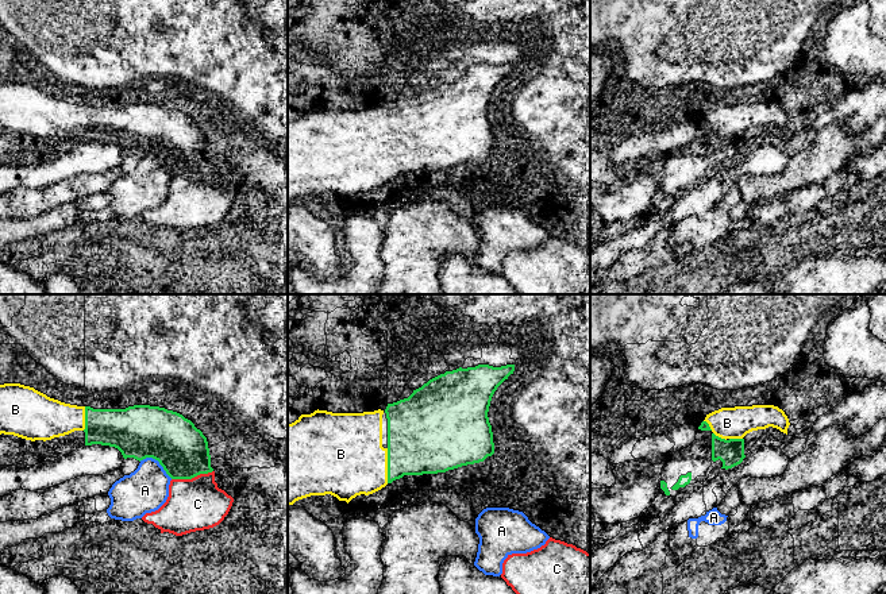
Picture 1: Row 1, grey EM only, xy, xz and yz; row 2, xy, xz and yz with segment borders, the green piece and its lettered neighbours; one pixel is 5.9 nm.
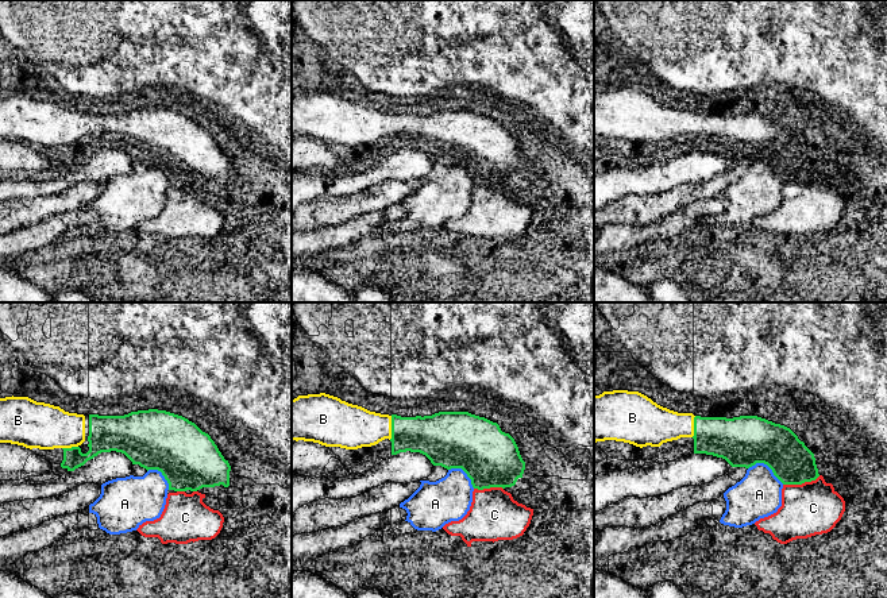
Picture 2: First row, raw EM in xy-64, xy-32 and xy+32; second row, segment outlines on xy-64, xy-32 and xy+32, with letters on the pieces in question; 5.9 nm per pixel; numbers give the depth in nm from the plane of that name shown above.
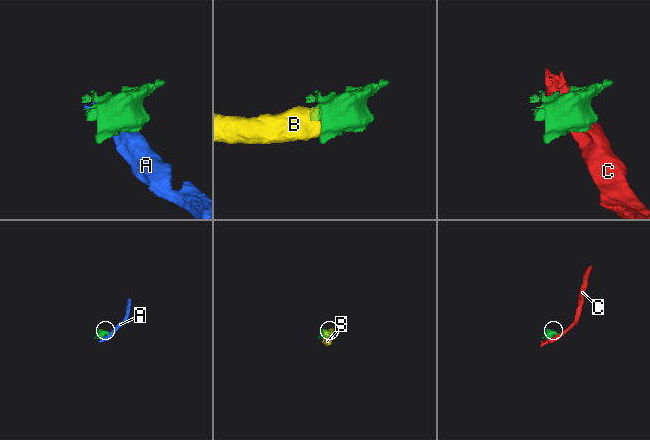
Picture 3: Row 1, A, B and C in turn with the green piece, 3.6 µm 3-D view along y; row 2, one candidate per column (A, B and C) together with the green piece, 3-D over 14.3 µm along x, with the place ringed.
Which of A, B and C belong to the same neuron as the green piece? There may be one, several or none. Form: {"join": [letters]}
{"join": ["B"]}

